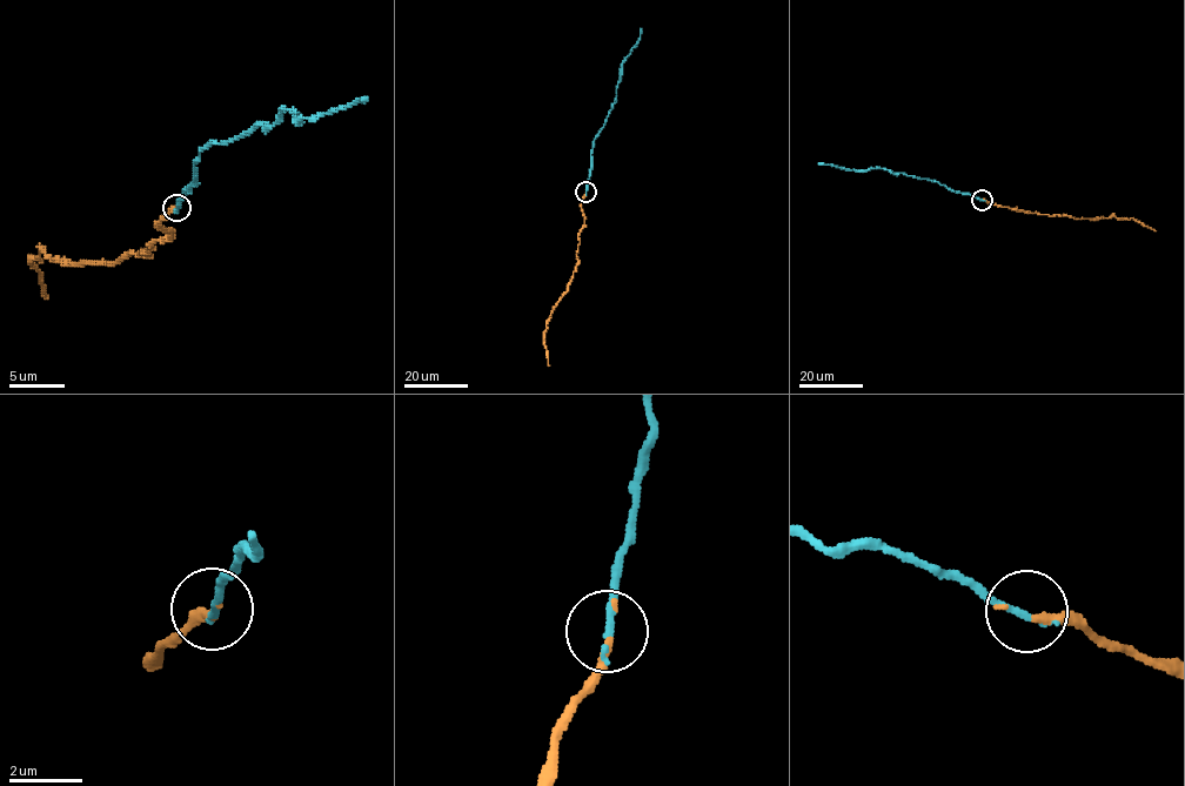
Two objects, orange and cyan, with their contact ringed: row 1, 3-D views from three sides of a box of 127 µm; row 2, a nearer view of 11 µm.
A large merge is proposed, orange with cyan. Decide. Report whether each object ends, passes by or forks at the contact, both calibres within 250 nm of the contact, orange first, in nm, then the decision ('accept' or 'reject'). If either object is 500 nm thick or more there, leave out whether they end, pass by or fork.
orange ends; cyan ends; calibres 240 and 220 nm; accept

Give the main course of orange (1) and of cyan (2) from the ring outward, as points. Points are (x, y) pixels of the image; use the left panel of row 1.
1: (178, 209), (158, 224), (172, 235), (149, 244), (149, 255), (116, 263), (31, 257), (47, 299)
2: (178, 207), (196, 181), (202, 148), (254, 123), (273, 126), (282, 108), (299, 122), (361, 98)

